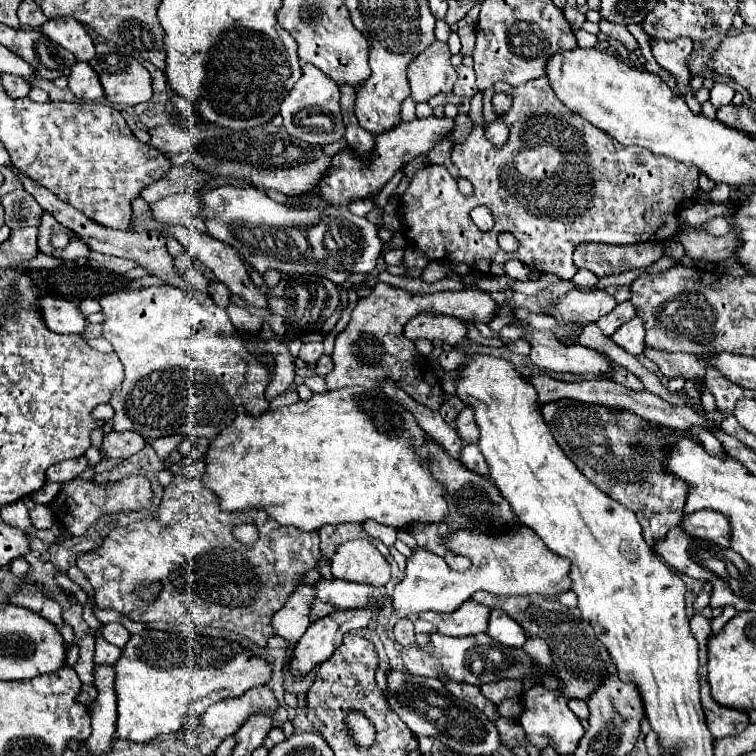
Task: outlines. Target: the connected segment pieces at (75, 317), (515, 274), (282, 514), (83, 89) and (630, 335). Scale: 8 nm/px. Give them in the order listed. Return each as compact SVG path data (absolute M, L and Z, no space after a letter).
M40 297L38 309L46 327L54 333L82 333L86 327L84 315L76 305L58 297Z
M510 259L506 261L506 275L510 275L512 279L518 279L518 281L528 281L528 273L530 269L524 267L524 263L520 263L518 259Z
M344 387L340 391L314 393L314 397L310 401L298 401L298 403L288 405L284 409L266 411L258 417L250 417L244 411L240 411L240 415L236 415L234 423L230 427L226 427L216 437L216 441L210 445L210 449L206 453L206 475L202 477L202 483L206 483L206 487L210 487L218 495L220 507L224 511L264 509L278 523L300 527L300 531L316 531L322 525L364 523L368 519L374 519L374 521L394 527L394 529L402 529L404 525L410 525L414 521L416 523L440 523L448 515L448 503L444 499L444 485L438 479L434 479L430 465L422 463L422 457L416 453L416 447L422 447L422 443L428 443L428 441L432 441L432 437L416 423L414 415L410 411L406 411L402 405L398 405L396 401L392 401L390 397L386 397L384 393L380 393L376 389L364 389L364 387Z
M78 61L72 67L72 73L70 73L68 81L70 81L72 93L78 99L94 101L94 99L104 97L104 91L102 91L102 85L100 85L100 79L98 79L96 71L88 63L84 63L84 61Z
M630 319L626 321L614 335L612 335L612 341L626 349L628 353L632 355L640 355L644 351L644 325L640 323L640 319Z

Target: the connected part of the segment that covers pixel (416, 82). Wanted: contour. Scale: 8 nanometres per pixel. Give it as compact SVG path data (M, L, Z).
M434 41L408 65L410 97L416 103L426 103L438 93L452 93L456 69L450 63L450 51L444 41Z

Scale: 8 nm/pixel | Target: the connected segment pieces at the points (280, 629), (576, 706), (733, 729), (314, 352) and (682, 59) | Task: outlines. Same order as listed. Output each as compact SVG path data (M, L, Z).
M302 585L300 589L296 589L292 593L288 603L272 617L276 635L292 641L292 645L288 649L290 653L296 647L296 641L304 635L304 631L310 625L308 615L310 615L310 607L312 607L314 599L316 599L316 587L314 585Z
M570 699L568 701L568 706L580 719L589 718L590 713L586 701L579 699Z
M704 671L700 673L700 705L702 705L702 711L706 715L706 725L716 739L728 737L728 735L738 735L750 723L748 715L744 711L724 707L724 705L720 705L718 701L712 699L710 685L708 685Z
M310 341L310 343L302 345L298 357L304 359L308 365L314 365L322 357L322 351L324 351L324 345L320 341Z
M650 37L650 45L652 45L650 47L652 55L660 63L660 67L666 69L678 81L678 87L686 95L688 107L692 107L694 114L702 114L700 103L692 97L692 93L688 89L690 71L686 69L686 57L692 51L692 39L690 37L680 37L680 39L674 39L674 41L664 41L664 39Z

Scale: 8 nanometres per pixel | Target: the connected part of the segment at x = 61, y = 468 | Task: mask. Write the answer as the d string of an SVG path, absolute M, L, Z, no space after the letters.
M76 457L76 459L70 459L70 461L62 461L62 463L56 463L48 469L48 481L72 481L76 479L78 475L86 473L90 469L88 461L84 457Z

